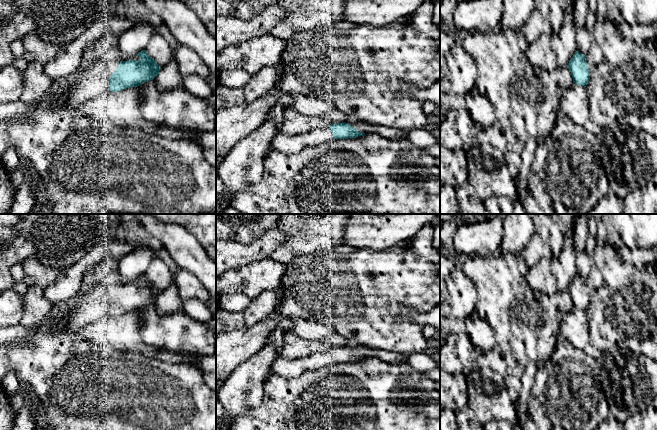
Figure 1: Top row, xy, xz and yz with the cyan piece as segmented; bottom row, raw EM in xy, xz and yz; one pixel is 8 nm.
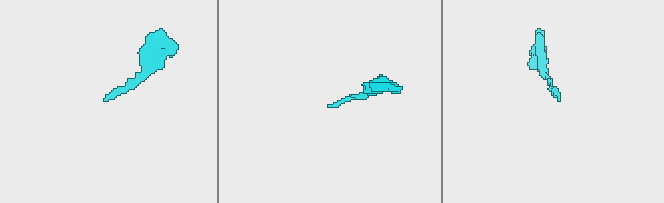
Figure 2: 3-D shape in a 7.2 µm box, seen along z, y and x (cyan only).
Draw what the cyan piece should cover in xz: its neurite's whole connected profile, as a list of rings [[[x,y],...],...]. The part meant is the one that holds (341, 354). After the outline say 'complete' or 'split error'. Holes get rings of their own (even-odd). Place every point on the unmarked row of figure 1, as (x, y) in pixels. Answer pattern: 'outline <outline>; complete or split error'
outline [[[344,346],[331,348],[323,353],[317,352],[300,359],[284,359],[280,356],[270,365],[269,372],[281,377],[294,378],[333,363],[356,362],[363,359],[365,357]]]; split error

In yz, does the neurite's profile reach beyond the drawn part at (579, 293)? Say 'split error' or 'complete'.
complete

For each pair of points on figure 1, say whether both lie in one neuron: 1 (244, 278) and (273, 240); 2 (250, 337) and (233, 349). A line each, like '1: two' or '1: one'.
1: two
2: one

